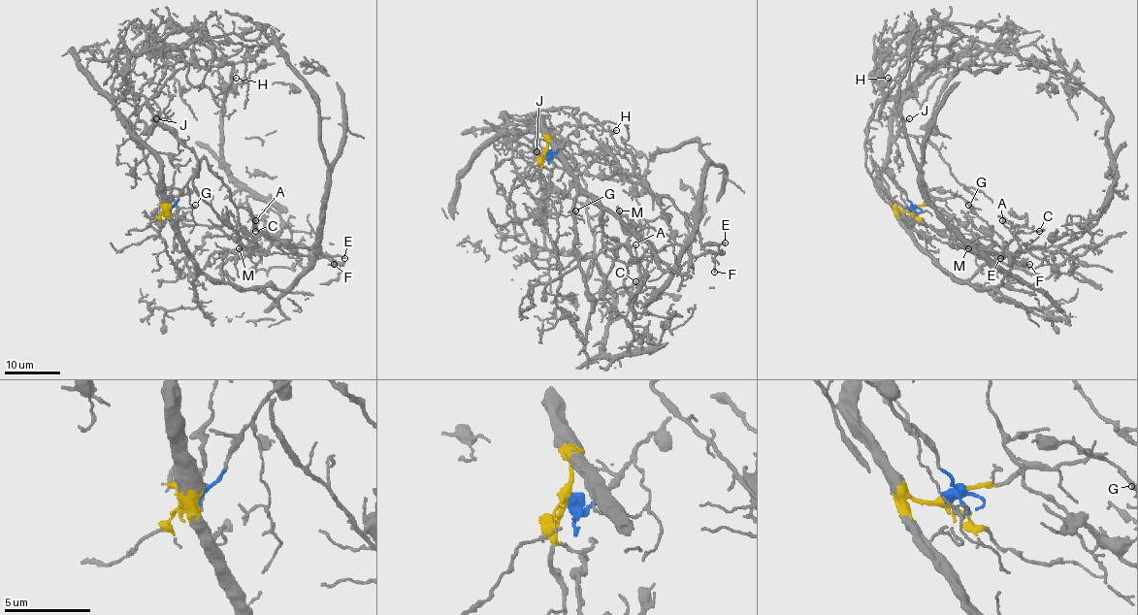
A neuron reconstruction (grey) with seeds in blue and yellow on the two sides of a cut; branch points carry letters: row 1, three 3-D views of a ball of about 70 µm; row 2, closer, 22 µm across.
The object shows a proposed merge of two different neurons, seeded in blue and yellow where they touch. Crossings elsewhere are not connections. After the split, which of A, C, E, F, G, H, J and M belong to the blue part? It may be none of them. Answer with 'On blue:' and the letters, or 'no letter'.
On blue: A, C, E, F, M

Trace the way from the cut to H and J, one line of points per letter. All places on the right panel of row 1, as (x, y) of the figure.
H: (909, 210), (882, 184), (895, 102), (873, 78), (879, 48), (889, 50), (880, 66), (886, 96), (887, 78)
J: (909, 210), (899, 210), (880, 181), (887, 147), (895, 141), (899, 126), (909, 118)

